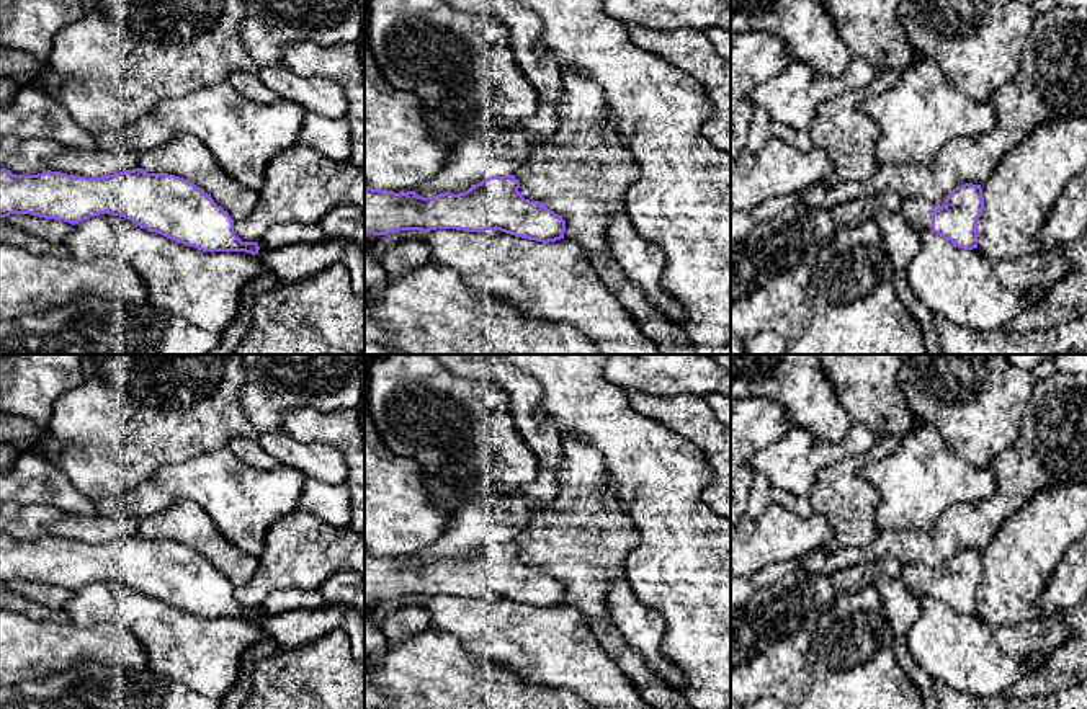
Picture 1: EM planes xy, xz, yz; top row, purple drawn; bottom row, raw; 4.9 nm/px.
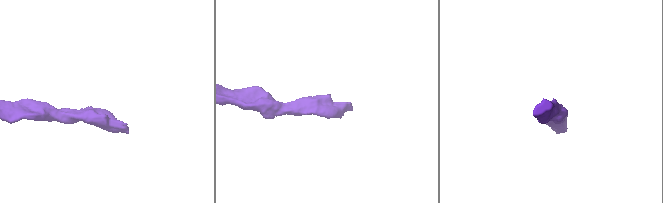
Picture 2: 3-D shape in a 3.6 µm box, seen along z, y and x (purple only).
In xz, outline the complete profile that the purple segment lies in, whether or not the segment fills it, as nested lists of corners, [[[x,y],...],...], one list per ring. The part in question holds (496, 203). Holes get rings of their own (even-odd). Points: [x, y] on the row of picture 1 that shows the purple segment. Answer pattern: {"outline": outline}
{"outline": [[[515,175],[489,176],[464,193],[418,196],[365,185],[365,237],[399,230],[500,230],[543,243],[564,239],[566,221],[539,201],[525,199]]]}

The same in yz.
{"outline": [[[973,183],[948,193],[942,207],[922,198],[907,198],[901,206],[901,212],[914,230],[932,230],[963,250],[977,248],[976,227],[982,209],[982,188]]]}

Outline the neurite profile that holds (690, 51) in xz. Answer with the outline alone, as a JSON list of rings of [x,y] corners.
[[[626,23],[626,28],[636,46],[657,54],[698,83],[713,105],[713,118],[701,127],[701,132],[713,147],[731,154],[731,62],[719,56],[703,31],[655,29],[637,23]]]

